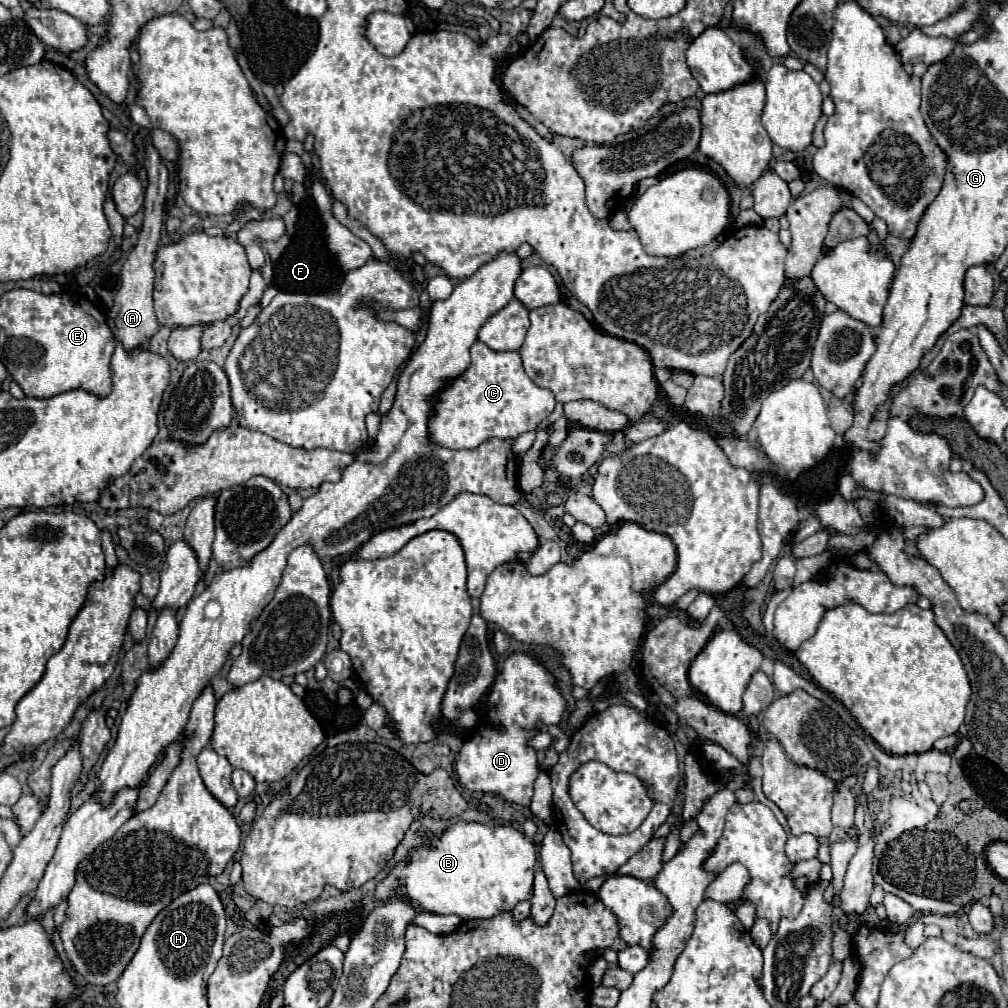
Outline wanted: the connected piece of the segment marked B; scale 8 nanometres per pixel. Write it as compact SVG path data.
M458 822L442 832L442 838L430 840L428 846L418 846L410 850L410 862L398 864L392 874L382 880L374 892L378 900L386 900L392 890L400 886L404 880L404 894L416 902L422 910L432 914L456 914L462 920L476 920L476 918L494 918L502 912L510 912L518 902L532 898L532 884L536 874L536 850L530 838L524 832L512 826L486 826L480 822Z

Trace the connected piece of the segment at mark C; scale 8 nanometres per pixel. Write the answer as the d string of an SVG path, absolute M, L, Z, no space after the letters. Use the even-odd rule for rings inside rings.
M476 342L470 350L470 368L450 382L430 418L430 438L446 448L476 448L488 438L518 438L528 430L538 430L552 414L556 400L550 390L534 386L526 376L518 352L494 352L486 344Z

